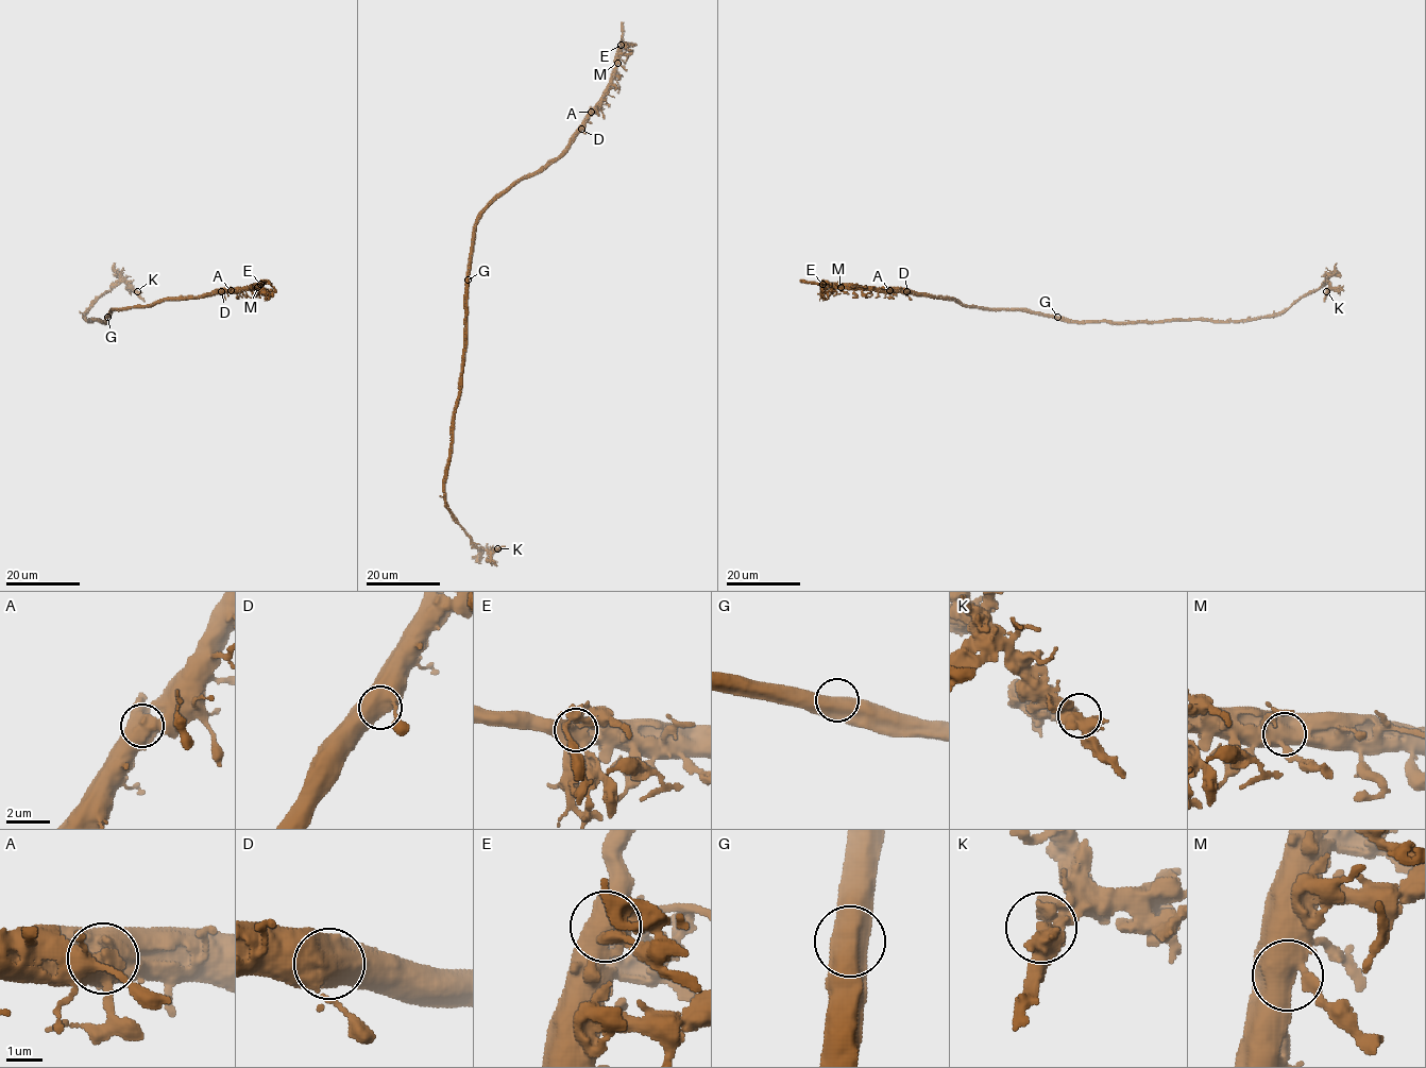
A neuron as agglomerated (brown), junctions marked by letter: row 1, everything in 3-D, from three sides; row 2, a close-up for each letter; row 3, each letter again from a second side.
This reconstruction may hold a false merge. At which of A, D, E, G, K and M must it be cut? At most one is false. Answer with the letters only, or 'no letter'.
no letter

